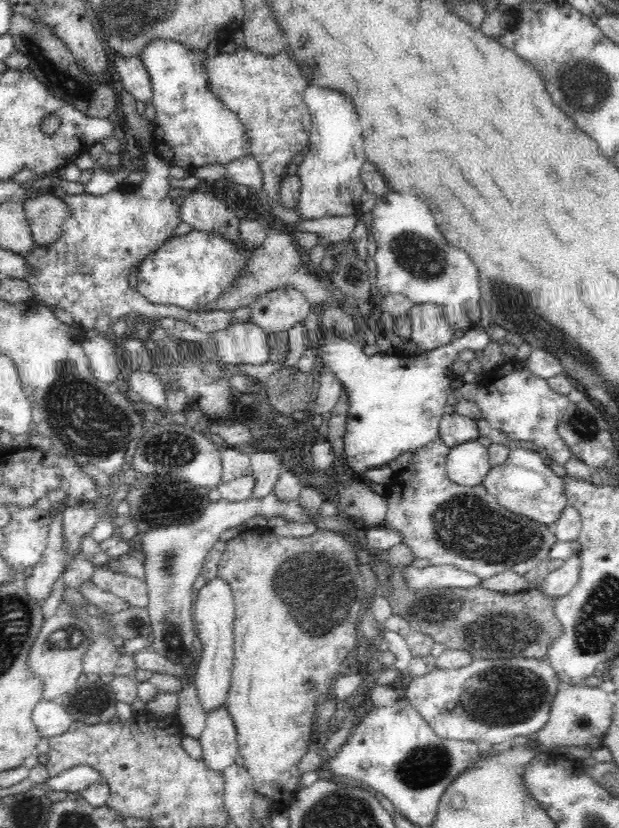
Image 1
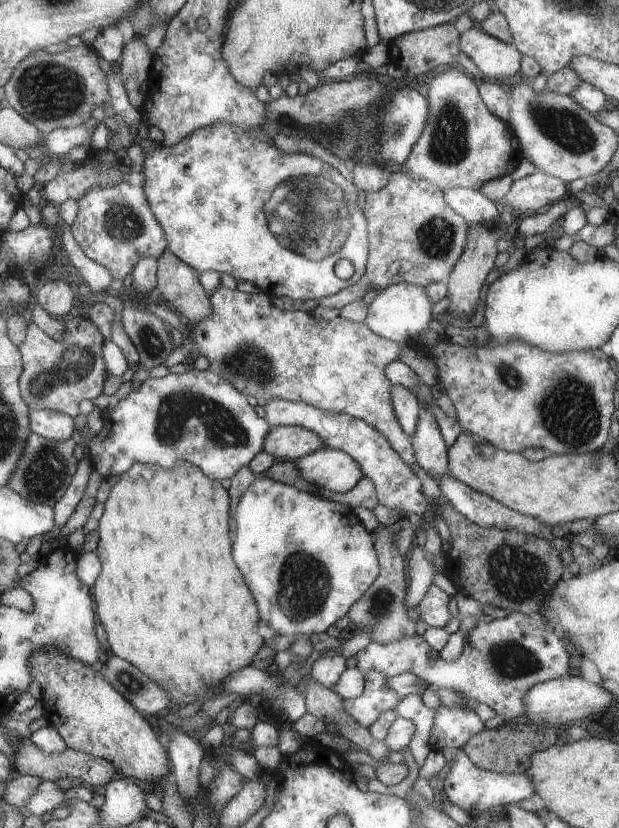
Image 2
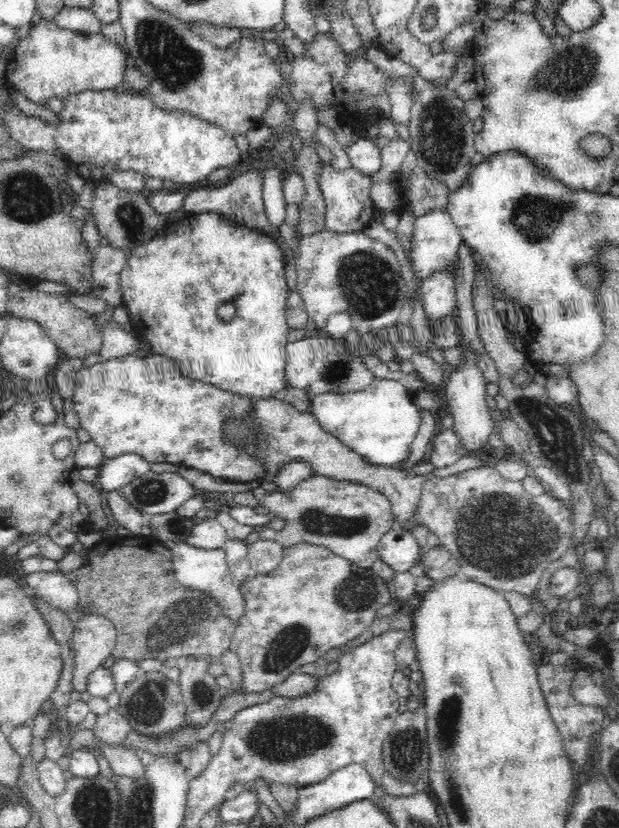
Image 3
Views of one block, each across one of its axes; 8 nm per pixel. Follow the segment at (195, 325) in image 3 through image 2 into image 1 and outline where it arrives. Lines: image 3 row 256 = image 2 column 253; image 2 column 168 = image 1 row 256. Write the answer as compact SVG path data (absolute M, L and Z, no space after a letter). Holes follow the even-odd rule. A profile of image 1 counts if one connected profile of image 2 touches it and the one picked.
M192 229L186 235L170 237L141 260L137 266L136 289L152 304L177 306L187 311L202 310L232 288L250 258L250 254L239 256L237 246L222 235Z

